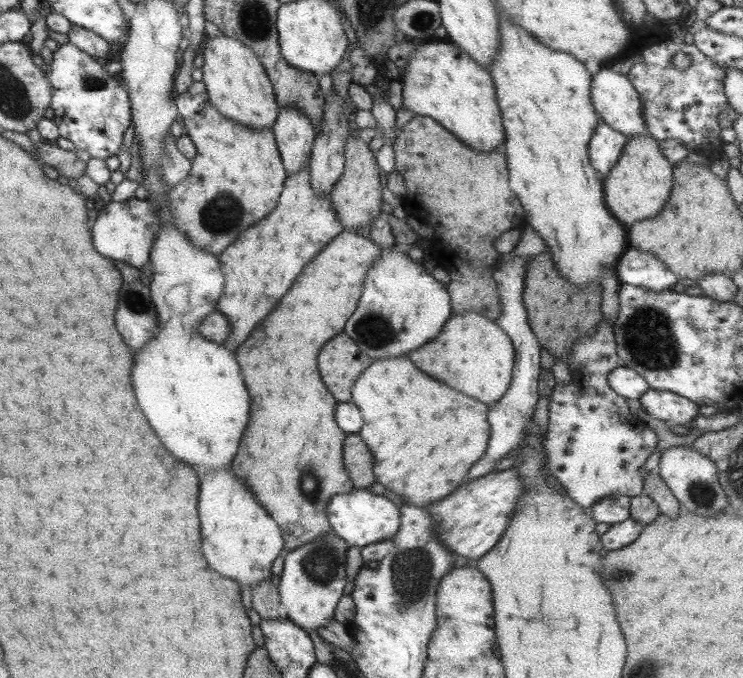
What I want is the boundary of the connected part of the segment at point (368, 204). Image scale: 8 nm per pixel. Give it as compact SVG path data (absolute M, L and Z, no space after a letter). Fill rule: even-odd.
M358 132L355 135L349 134L344 144L344 164L341 176L333 184L333 188L327 194L337 220L341 222L341 227L345 231L355 232L357 229L363 229L370 226L369 222L377 218L380 214L381 206L381 184L379 182L379 169L376 166L374 156L371 150L361 138Z

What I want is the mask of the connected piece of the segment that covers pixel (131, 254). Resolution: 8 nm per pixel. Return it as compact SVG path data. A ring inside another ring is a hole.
M130 197L122 202L109 201L103 210L98 211L93 226L91 240L95 250L115 262L129 264L139 270L145 269L149 263L149 246L153 244L160 230L159 217L155 207L149 201Z

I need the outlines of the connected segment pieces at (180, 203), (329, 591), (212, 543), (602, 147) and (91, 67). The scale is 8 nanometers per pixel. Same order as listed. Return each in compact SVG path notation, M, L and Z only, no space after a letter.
M192 81L186 92L175 98L175 106L184 133L191 139L196 153L190 160L190 171L187 177L170 186L167 193L169 206L173 208L171 209L173 225L192 246L218 256L237 239L243 230L248 230L253 222L265 218L265 214L273 210L287 174L282 166L272 130L269 128L255 130L221 116L211 106L202 82Z
M327 532L314 537L311 542L289 550L283 560L282 572L276 586L282 614L305 632L323 628L333 620L333 610L343 594L345 583L345 559L348 544L335 533Z
M228 468L223 470L209 470L199 482L199 522L201 522L201 552L207 564L219 572L221 576L227 576L239 586L255 586L259 580L265 580L271 576L271 563L283 548L283 537L277 523L261 508L253 499L253 494Z
M607 124L595 127L587 143L589 163L602 178L614 167L625 144L626 135L618 133Z
M67 41L52 52L44 74L51 86L52 121L57 125L60 137L67 138L75 149L87 150L89 156L105 160L118 153L131 113L125 85L101 66L102 61L81 52Z

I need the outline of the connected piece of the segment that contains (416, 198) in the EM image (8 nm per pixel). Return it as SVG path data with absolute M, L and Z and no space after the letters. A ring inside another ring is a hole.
M421 115L413 116L396 132L392 148L394 170L402 176L406 188L406 195L402 197L404 211L433 229L432 240L430 242L420 240L419 243L424 245L428 252L436 252L439 248L441 256L439 266L445 269L449 277L449 283L444 288L450 299L452 314L473 310L495 321L501 315L501 306L492 274L503 256L495 250L492 242L503 232L522 227L525 220L523 206L518 201L517 195L507 186L504 152L493 150L489 154L479 154L473 148L461 144L439 123Z

